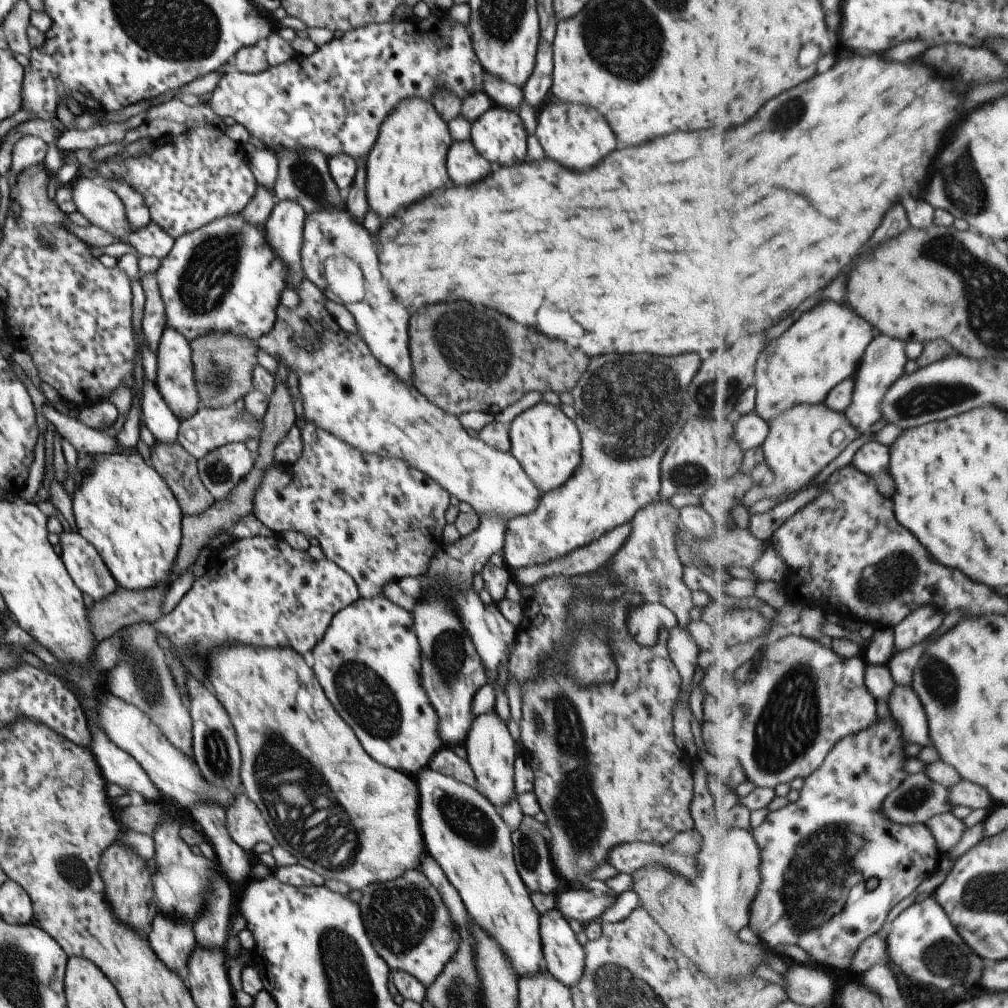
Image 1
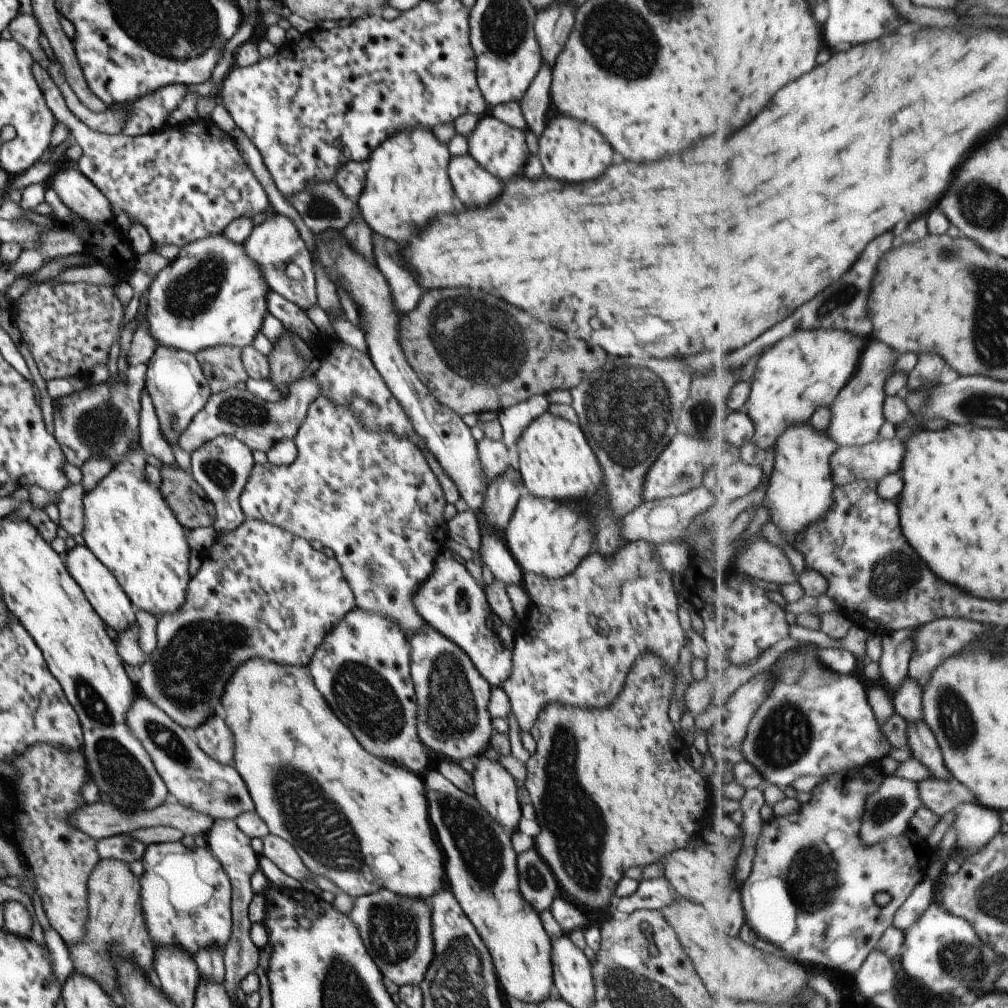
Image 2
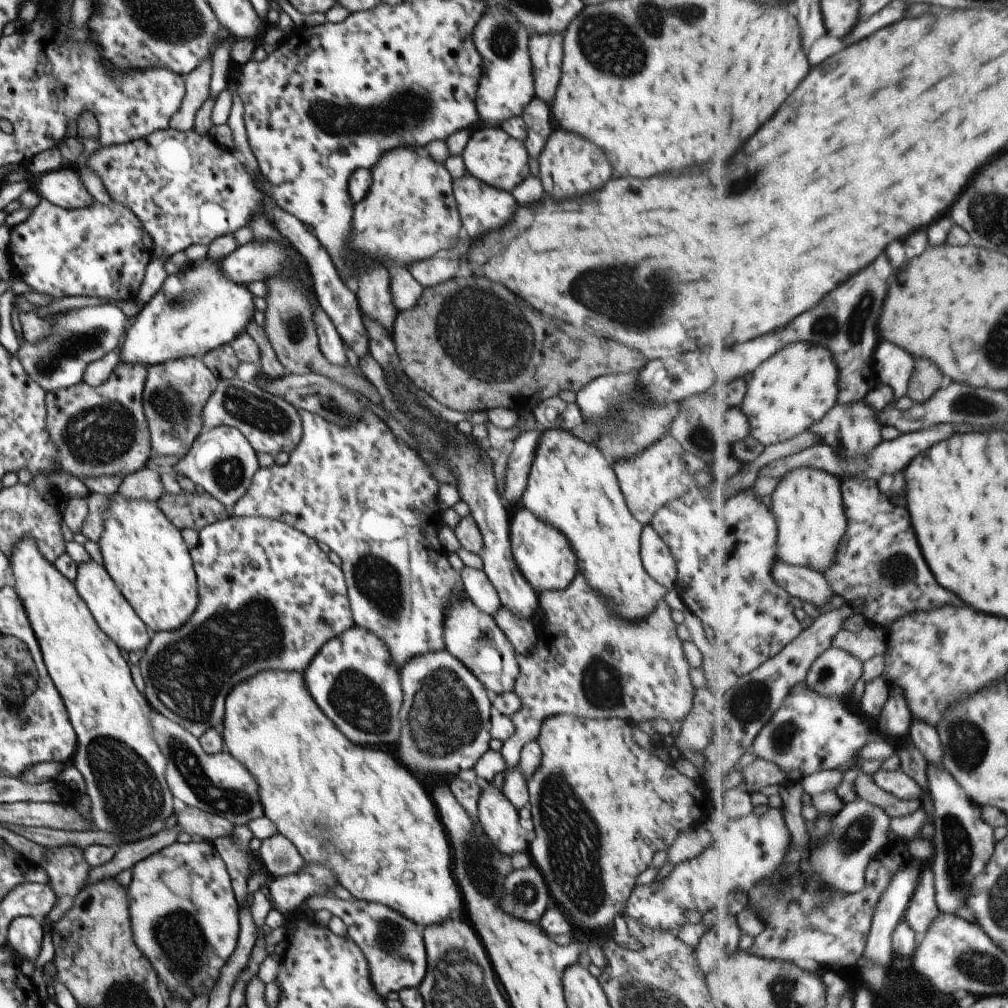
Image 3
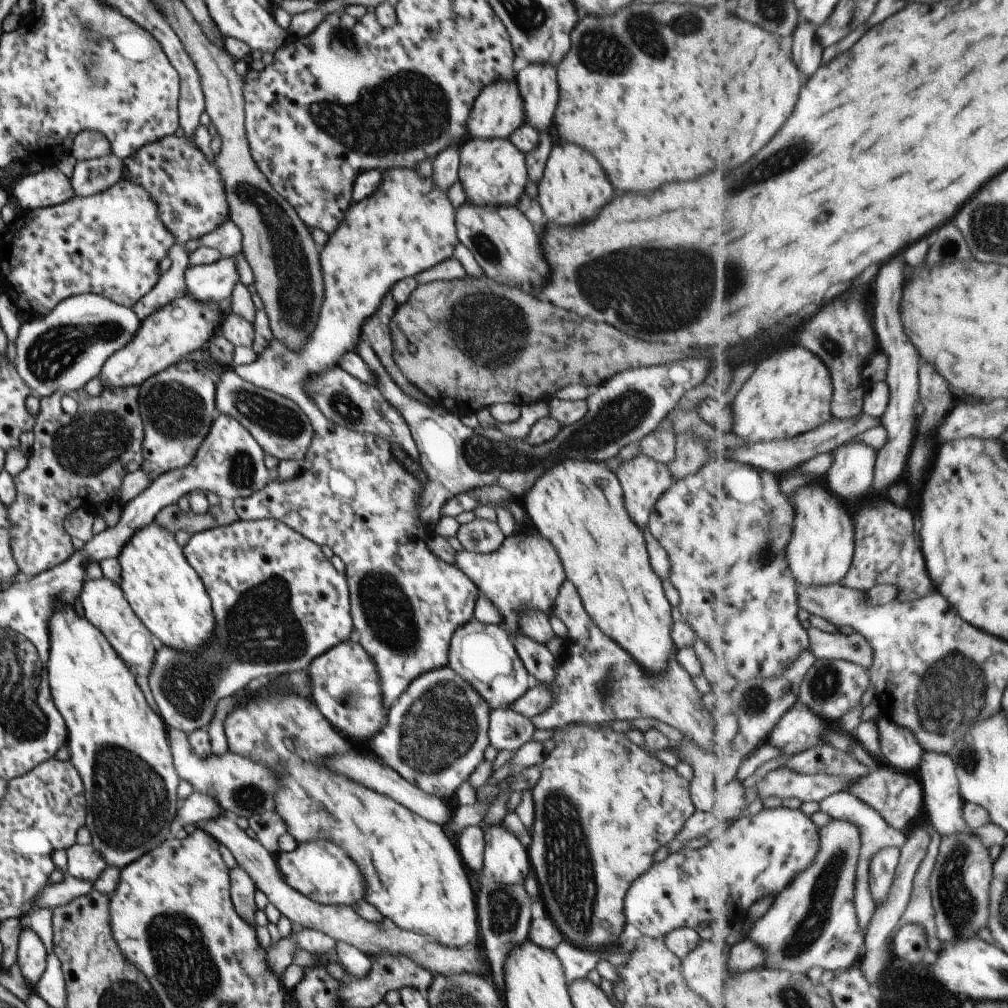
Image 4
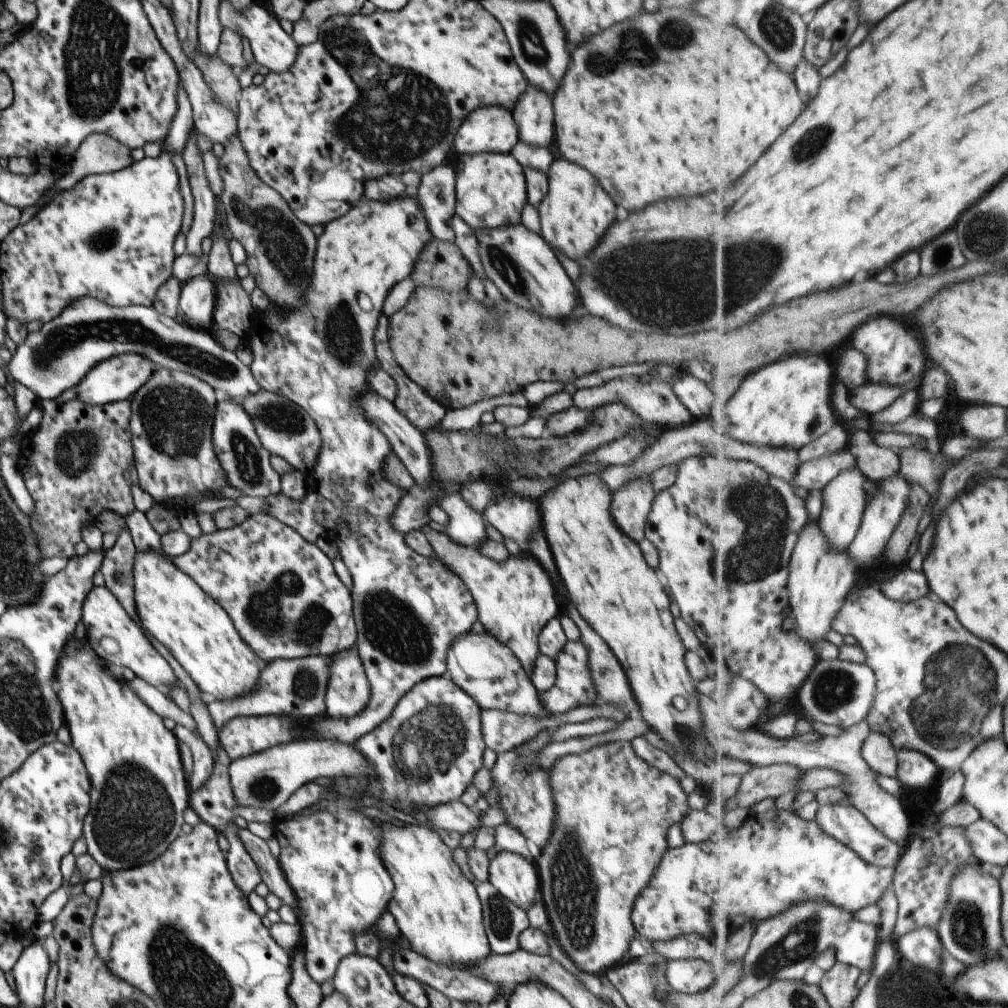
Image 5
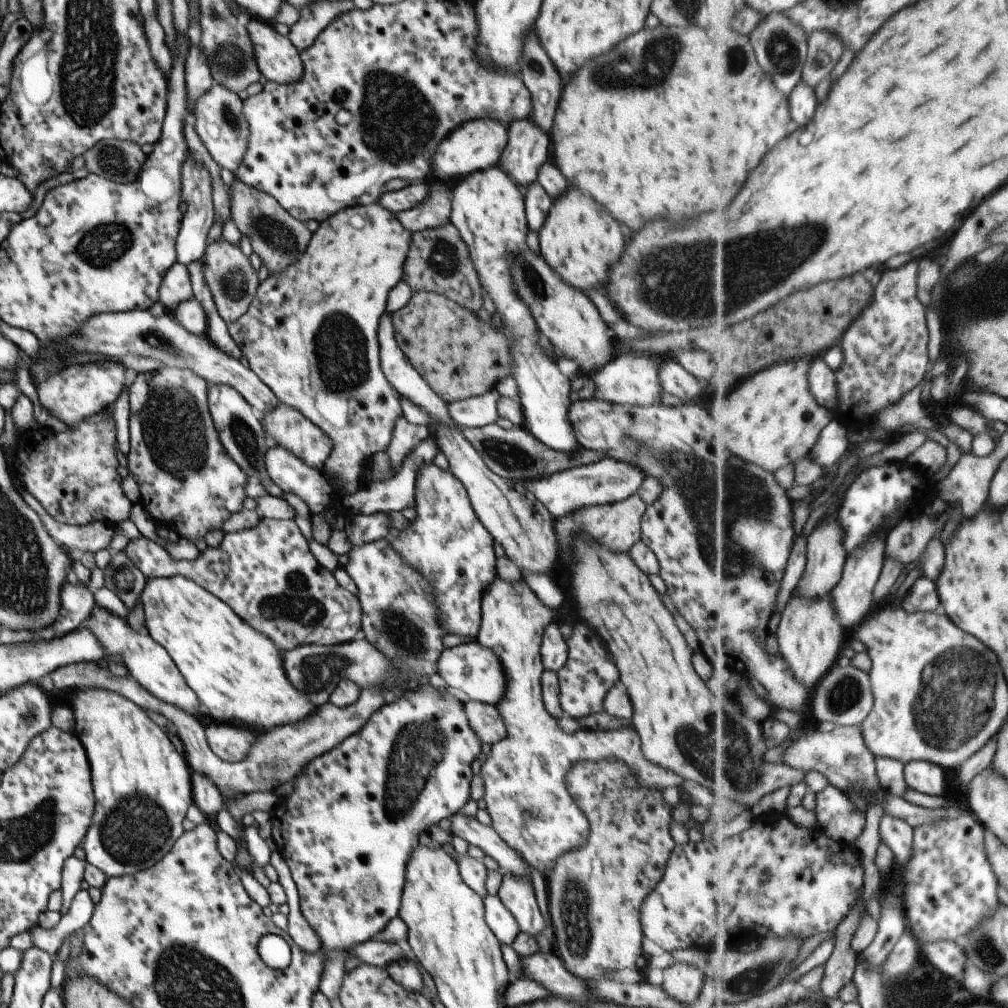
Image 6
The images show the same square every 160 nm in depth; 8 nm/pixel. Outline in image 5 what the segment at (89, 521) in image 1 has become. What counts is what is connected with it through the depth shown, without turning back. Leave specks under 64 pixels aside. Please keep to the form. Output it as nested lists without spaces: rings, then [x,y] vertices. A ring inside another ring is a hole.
[[[135,551],[132,560],[133,600],[140,626],[169,651],[200,691],[211,694],[217,700],[241,696],[251,688],[251,684],[255,684],[259,674],[259,664],[253,652],[239,640],[227,613],[189,575],[181,572],[170,558],[159,551]]]

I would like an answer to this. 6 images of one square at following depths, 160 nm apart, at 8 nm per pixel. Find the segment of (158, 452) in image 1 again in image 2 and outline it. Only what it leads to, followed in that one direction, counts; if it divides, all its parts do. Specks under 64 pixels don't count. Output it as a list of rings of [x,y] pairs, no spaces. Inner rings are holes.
[[[161,463],[158,471],[158,489],[179,524],[190,529],[211,527],[214,506],[205,491],[194,481],[190,471],[184,471],[176,463],[171,466]]]

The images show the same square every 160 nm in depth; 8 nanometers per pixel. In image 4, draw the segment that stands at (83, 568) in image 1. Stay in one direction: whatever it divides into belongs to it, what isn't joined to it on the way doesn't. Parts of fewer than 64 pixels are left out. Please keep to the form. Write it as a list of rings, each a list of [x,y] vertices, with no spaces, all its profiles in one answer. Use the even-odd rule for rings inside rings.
[[[107,578],[99,580],[83,581],[83,588],[79,592],[79,602],[83,609],[83,617],[92,626],[95,626],[103,636],[113,652],[119,656],[119,660],[128,666],[140,666],[146,670],[151,670],[155,658],[155,648],[151,644],[151,634],[143,626],[141,620],[133,614],[129,604],[123,598],[123,594],[117,584],[113,584]]]

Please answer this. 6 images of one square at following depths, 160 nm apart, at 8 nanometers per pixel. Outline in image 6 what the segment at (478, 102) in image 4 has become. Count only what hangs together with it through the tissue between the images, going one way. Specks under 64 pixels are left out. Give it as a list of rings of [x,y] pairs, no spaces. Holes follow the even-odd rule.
[[[469,119],[455,127],[441,144],[437,146],[435,154],[431,156],[431,178],[445,182],[447,185],[455,183],[462,176],[497,165],[502,150],[507,144],[507,125],[498,120]]]

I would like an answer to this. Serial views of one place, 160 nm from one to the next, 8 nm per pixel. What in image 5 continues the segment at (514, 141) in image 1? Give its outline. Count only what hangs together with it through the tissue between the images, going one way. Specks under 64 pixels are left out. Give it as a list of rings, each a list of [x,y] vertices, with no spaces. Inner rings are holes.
[[[478,152],[470,155],[459,155],[454,167],[454,214],[459,216],[471,230],[490,229],[503,225],[519,223],[521,208],[525,204],[526,184],[522,166],[511,156],[511,153]]]

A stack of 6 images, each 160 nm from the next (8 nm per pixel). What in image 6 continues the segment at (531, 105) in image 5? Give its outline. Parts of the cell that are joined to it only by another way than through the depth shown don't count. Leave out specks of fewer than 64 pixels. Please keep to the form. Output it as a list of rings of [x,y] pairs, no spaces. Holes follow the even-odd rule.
[[[523,118],[523,120],[512,120],[507,125],[507,144],[502,150],[498,164],[523,190],[525,184],[535,181],[537,168],[541,166],[541,162],[547,158],[547,144],[549,138],[547,134],[535,126],[531,120]]]

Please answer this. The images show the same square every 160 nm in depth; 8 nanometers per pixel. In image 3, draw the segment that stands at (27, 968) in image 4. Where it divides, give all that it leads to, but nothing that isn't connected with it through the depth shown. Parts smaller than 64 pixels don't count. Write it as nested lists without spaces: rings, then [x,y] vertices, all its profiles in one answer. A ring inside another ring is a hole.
[[[13,917],[6,930],[6,942],[19,959],[35,959],[42,936],[40,921],[33,917]]]

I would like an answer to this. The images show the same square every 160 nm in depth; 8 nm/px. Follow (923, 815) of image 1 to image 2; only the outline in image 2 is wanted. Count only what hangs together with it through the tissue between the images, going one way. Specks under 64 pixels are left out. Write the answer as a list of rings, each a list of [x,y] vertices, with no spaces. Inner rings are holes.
[[[885,775],[882,786],[870,796],[870,800],[866,804],[862,830],[860,831],[864,843],[874,845],[883,842],[885,839],[905,834],[911,829],[912,819],[923,806],[924,800],[917,781],[895,775]]]

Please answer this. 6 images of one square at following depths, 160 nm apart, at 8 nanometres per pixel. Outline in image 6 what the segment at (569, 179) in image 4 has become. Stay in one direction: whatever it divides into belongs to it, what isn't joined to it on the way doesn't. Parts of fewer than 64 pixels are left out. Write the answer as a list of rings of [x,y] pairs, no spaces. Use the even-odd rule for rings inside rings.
[[[573,186],[551,201],[551,206],[543,219],[543,228],[539,228],[539,252],[545,258],[546,263],[551,266],[551,270],[563,282],[567,282],[579,290],[589,288],[589,284],[593,288],[601,286],[605,282],[605,274],[607,274],[605,268],[609,268],[619,258],[621,250],[623,250],[623,238],[619,234],[619,226],[613,220],[613,216],[603,208],[603,204],[595,202],[591,196],[581,194]]]

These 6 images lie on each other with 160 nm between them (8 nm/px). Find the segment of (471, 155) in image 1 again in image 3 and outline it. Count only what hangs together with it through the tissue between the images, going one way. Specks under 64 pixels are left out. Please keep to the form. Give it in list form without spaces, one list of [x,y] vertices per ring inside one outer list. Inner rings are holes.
[[[467,172],[452,180],[452,195],[457,205],[461,226],[465,228],[469,238],[479,238],[487,228],[499,228],[511,218],[515,210],[515,200],[511,198],[511,193],[477,180]]]

